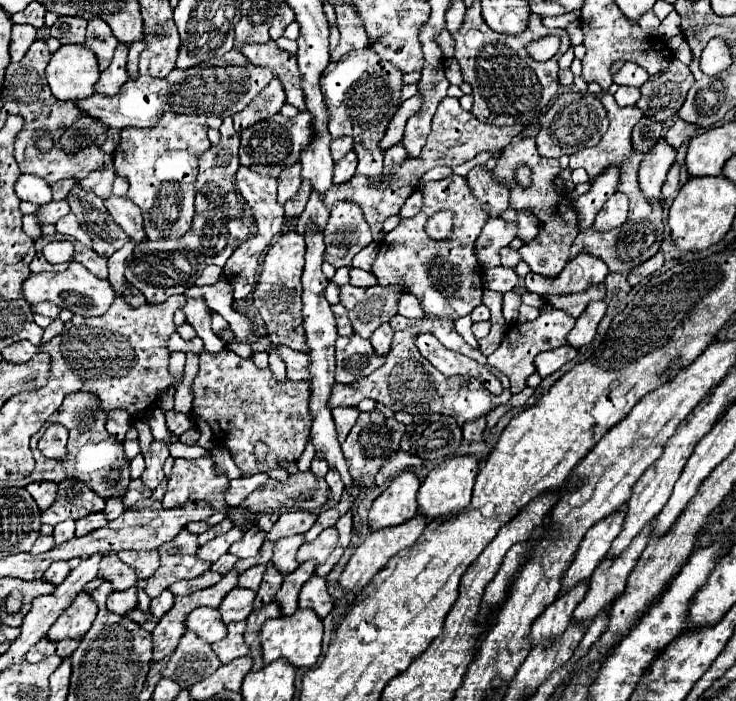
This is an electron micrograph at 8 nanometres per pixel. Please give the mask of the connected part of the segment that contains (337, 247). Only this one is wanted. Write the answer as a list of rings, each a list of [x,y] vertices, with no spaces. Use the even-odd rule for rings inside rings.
[[[340,201],[330,209],[324,237],[324,261],[328,261],[334,267],[342,267],[350,265],[352,257],[372,241],[372,231],[364,221],[362,209],[358,205]]]

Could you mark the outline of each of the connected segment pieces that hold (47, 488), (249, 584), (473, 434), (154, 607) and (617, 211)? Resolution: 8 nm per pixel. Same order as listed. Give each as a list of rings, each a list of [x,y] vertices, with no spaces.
[[[34,481],[34,483],[28,483],[24,489],[34,497],[34,501],[42,511],[48,509],[56,499],[56,483],[50,483],[50,481]]]
[[[256,565],[256,567],[250,567],[248,571],[244,571],[244,573],[238,577],[238,587],[250,589],[250,591],[258,591],[264,571],[266,571],[266,565]]]
[[[480,417],[478,421],[470,421],[462,427],[464,431],[464,439],[466,441],[480,441],[482,439],[482,433],[484,433],[484,427],[486,427],[486,419]]]
[[[166,589],[166,591],[162,591],[158,597],[154,597],[154,599],[150,601],[150,613],[160,619],[162,613],[166,613],[172,605],[174,605],[174,595]]]
[[[614,193],[606,205],[598,211],[596,221],[594,221],[594,229],[596,231],[608,231],[614,229],[618,225],[622,225],[626,221],[628,215],[628,197],[624,193]]]

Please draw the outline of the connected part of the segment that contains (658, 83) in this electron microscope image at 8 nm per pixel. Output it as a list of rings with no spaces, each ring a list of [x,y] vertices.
[[[674,57],[668,67],[656,75],[650,75],[650,79],[640,87],[642,97],[636,105],[646,117],[654,121],[666,121],[678,113],[692,83],[694,75],[690,69]]]

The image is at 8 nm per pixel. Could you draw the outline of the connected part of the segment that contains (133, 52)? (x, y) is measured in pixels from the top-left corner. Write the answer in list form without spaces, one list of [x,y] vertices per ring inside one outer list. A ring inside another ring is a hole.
[[[139,41],[137,44],[132,44],[129,49],[126,69],[129,79],[137,79],[138,73],[138,60],[140,53],[145,49],[146,41]]]

